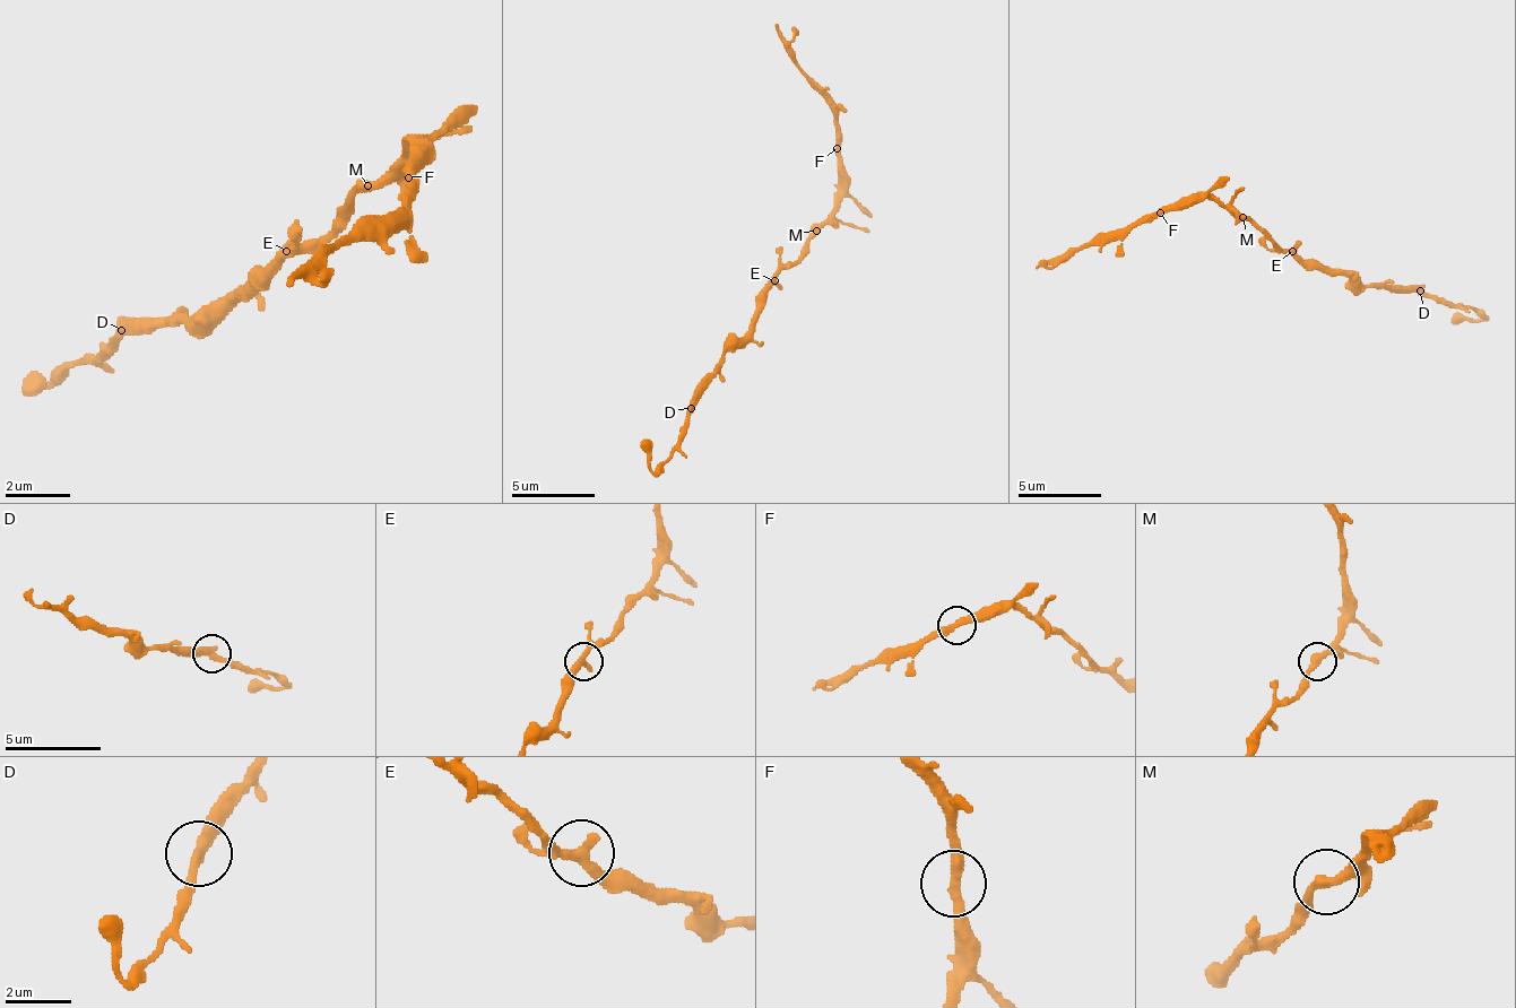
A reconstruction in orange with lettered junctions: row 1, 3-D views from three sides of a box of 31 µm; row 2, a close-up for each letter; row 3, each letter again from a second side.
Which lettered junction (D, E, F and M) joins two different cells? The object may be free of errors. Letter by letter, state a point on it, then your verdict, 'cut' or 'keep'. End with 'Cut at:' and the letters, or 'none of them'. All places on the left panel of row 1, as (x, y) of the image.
D: at (121, 330); keep
E: at (286, 251); keep
F: at (408, 177); keep
M: at (367, 185); keep
Cut at: none of them

